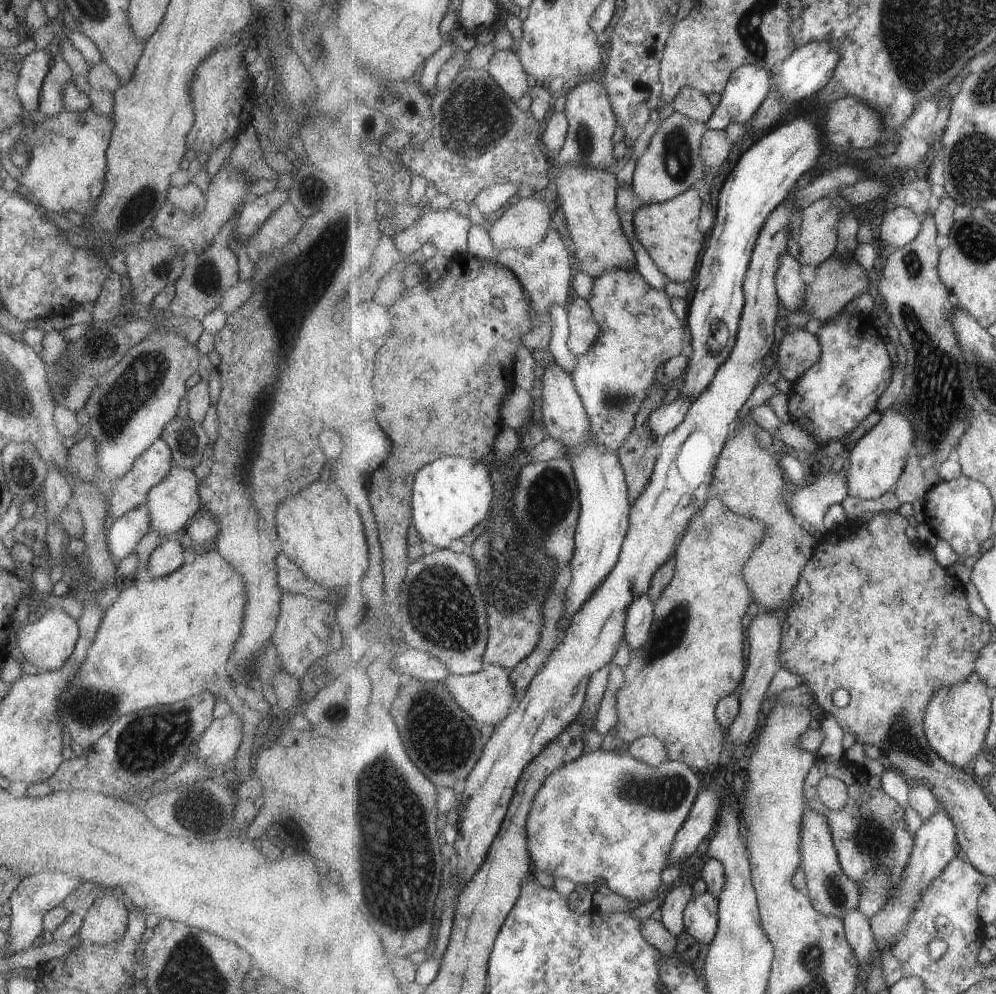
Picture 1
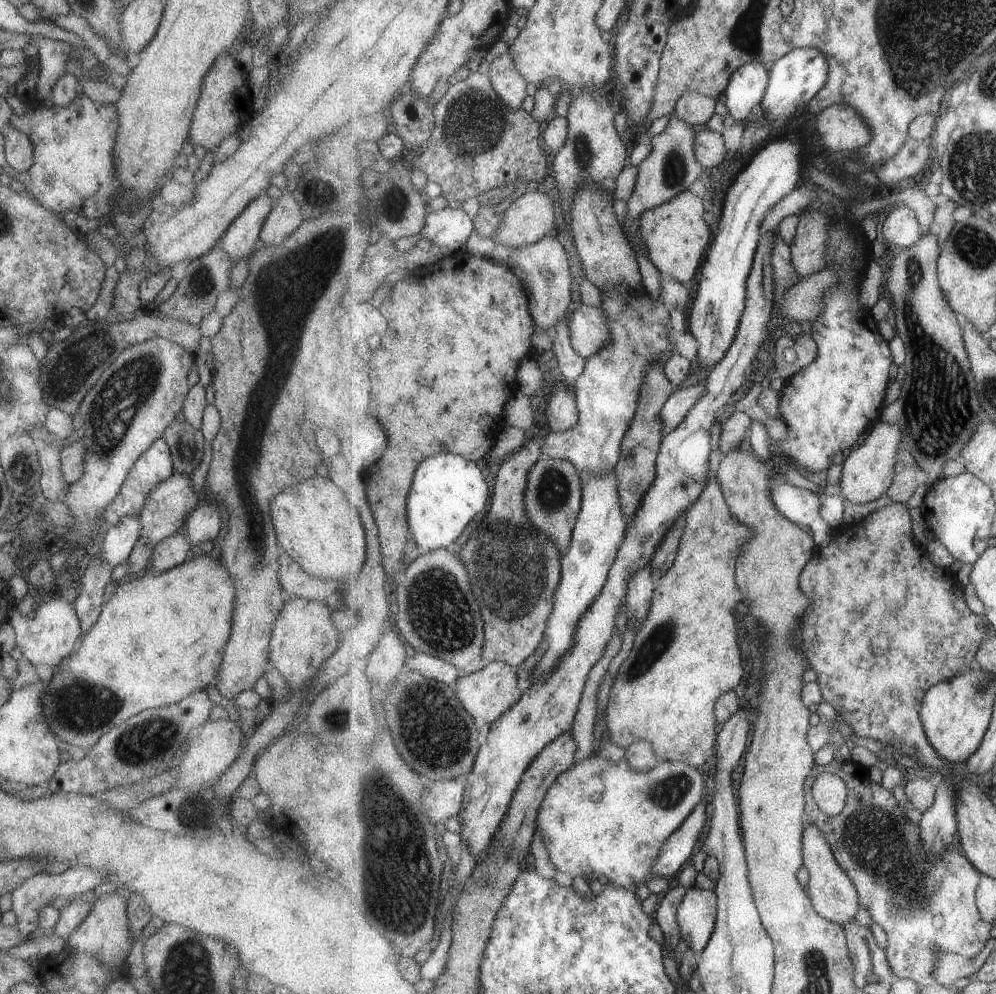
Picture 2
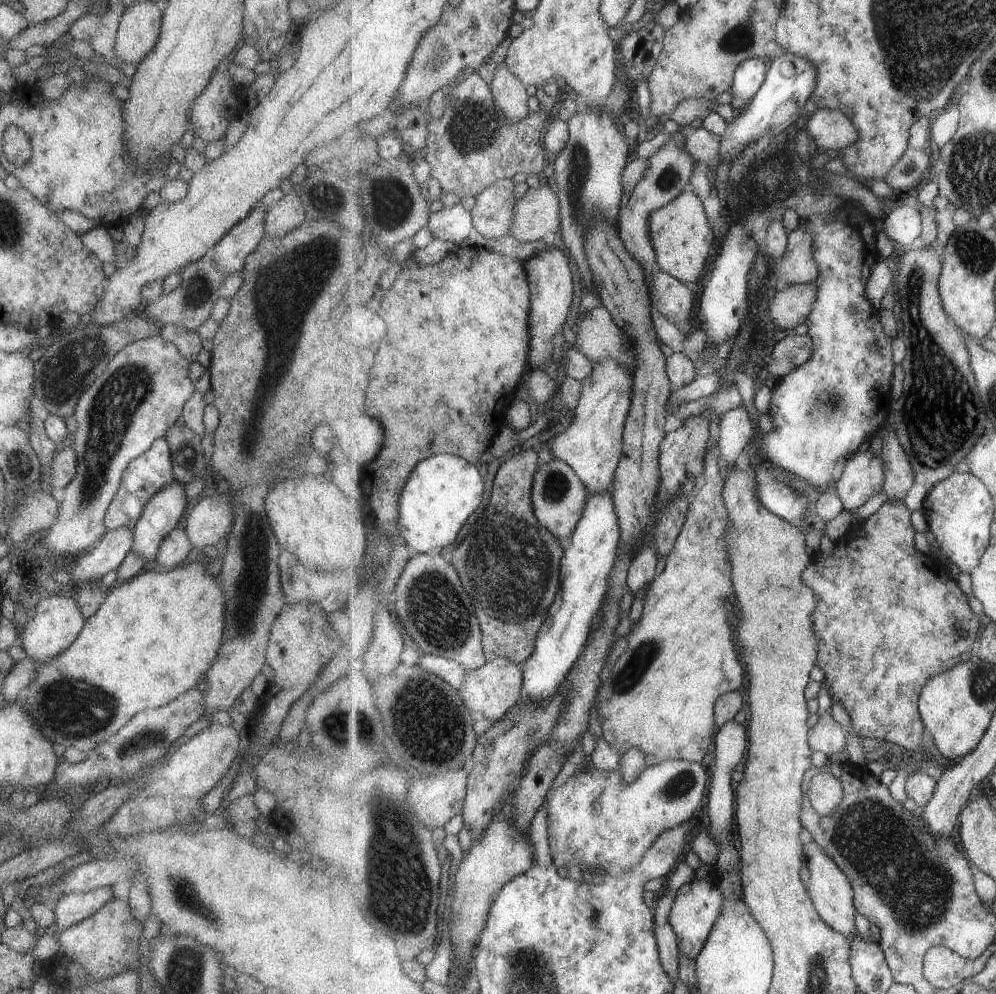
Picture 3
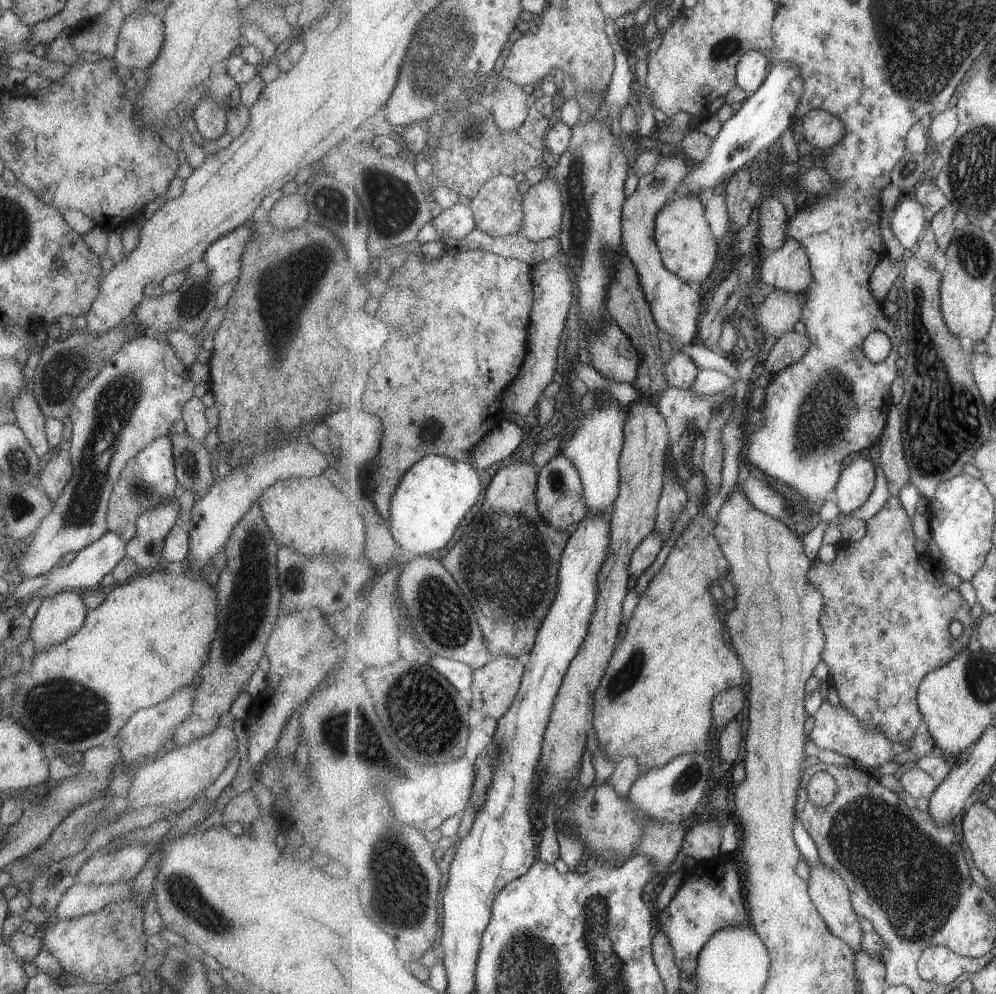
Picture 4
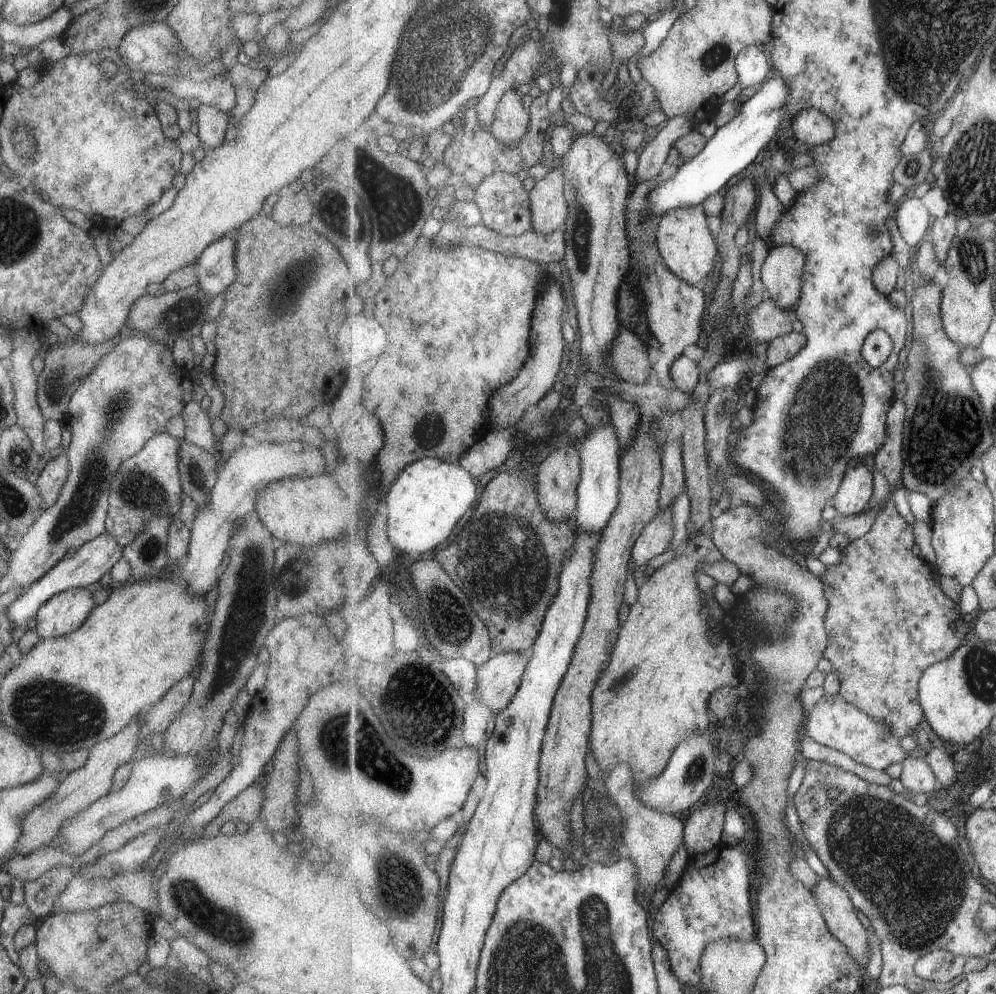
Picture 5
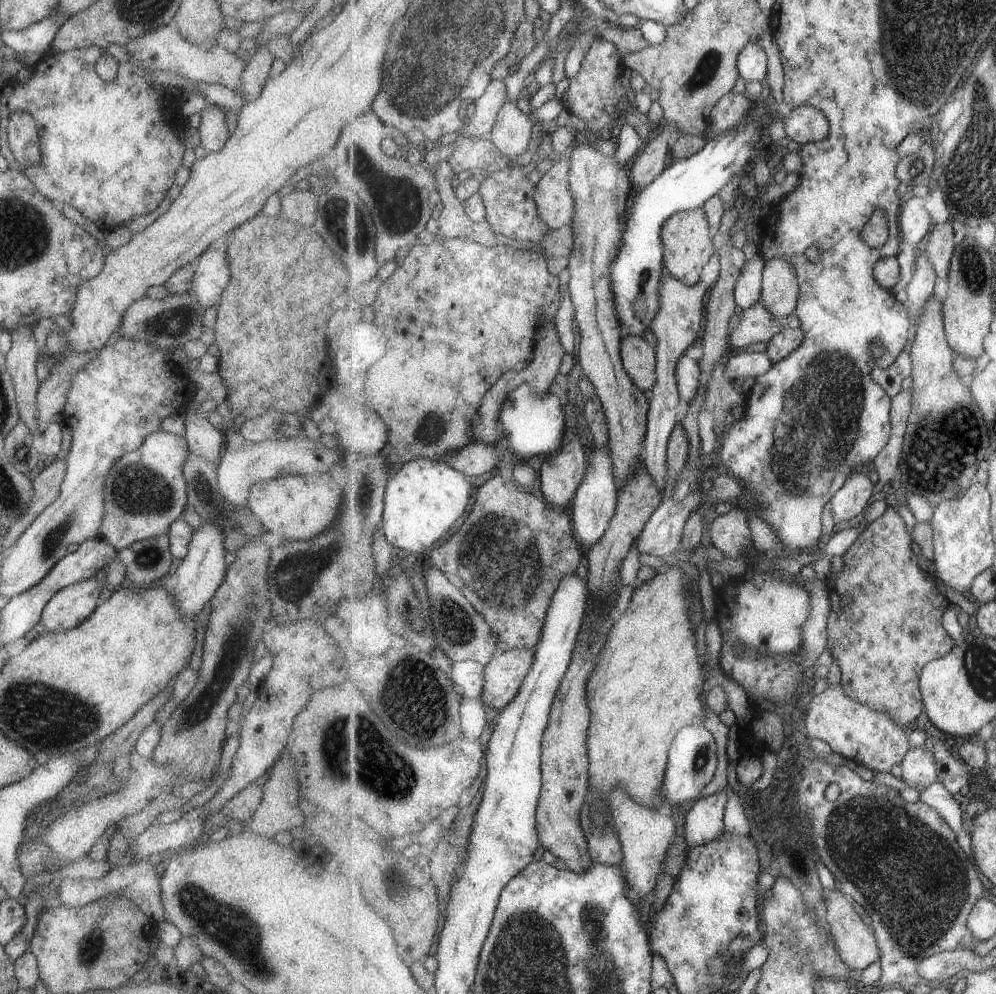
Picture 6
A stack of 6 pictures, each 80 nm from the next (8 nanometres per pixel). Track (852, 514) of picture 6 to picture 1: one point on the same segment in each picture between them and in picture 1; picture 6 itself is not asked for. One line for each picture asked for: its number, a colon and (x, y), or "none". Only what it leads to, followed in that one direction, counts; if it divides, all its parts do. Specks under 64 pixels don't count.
1: (877, 460)
2: (869, 470)
3: (864, 476)
4: (858, 479)
5: (857, 488)

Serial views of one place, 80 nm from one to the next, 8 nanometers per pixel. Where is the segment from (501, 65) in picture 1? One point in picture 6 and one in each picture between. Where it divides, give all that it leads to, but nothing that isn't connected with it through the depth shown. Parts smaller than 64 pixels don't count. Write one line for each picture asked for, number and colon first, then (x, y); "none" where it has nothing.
2: (508, 81)
3: (510, 94)
4: (508, 101)
5: (512, 119)
6: (513, 130)

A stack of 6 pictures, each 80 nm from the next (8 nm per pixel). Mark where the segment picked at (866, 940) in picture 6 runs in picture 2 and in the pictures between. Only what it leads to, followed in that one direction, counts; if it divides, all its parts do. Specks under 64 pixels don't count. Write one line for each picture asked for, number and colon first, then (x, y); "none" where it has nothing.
2: (835, 896)
3: (831, 889)
4: (832, 896)
5: (838, 907)

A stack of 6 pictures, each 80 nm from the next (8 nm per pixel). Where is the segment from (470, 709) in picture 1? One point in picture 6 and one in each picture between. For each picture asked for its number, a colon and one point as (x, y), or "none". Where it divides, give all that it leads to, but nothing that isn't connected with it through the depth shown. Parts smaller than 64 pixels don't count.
2: (488, 694)
3: (491, 691)
4: (494, 688)
5: (499, 680)
6: (505, 674)

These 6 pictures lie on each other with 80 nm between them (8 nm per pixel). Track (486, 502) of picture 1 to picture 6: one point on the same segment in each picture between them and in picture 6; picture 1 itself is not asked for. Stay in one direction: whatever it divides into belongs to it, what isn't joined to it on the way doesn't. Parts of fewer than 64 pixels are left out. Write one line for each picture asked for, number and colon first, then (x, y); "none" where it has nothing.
2: (448, 491)
3: (444, 490)
4: (434, 496)
5: (424, 504)
6: (424, 498)

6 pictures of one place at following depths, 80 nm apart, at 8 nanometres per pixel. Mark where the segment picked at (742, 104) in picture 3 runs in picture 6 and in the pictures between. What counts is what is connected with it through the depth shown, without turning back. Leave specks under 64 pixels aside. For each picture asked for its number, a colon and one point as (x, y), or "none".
4: (754, 67)
5: (754, 65)
6: (752, 62)

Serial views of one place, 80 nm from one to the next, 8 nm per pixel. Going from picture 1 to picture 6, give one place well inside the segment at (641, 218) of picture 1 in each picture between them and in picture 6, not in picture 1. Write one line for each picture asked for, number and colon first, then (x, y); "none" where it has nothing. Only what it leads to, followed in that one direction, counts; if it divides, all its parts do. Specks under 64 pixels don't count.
2: (676, 235)
3: (682, 235)
4: (689, 249)
5: (686, 243)
6: (687, 237)

